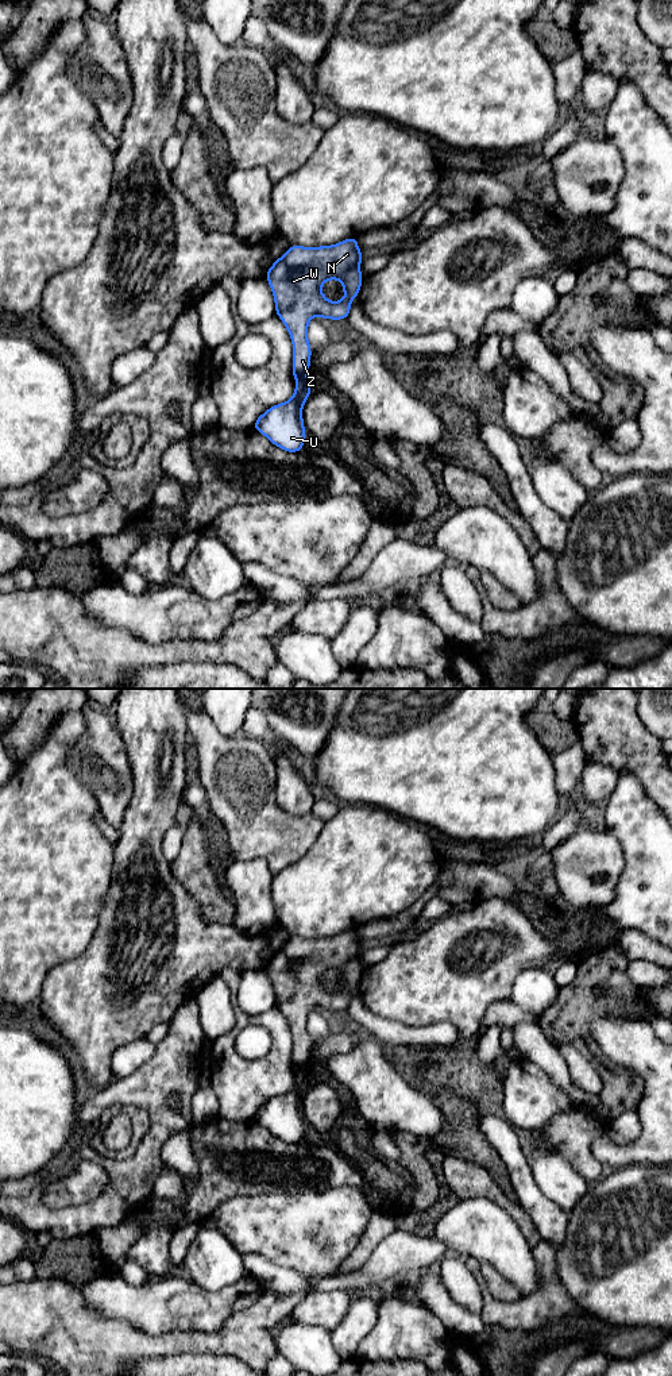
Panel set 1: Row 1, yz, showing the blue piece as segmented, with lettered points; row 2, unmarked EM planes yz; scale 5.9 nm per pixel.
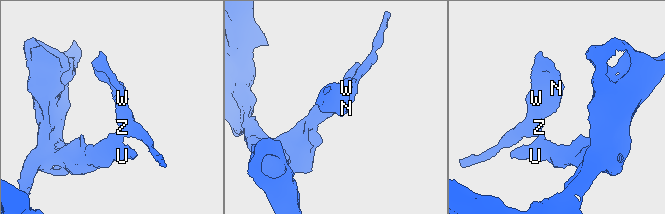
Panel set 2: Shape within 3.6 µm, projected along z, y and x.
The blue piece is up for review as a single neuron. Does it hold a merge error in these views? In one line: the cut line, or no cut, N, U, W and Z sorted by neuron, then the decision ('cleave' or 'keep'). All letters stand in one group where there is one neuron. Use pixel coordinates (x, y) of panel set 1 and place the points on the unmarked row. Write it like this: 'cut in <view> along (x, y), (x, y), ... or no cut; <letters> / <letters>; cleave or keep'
cut in yz along (305, 1066), (296, 1070); N W Z / U; cleave

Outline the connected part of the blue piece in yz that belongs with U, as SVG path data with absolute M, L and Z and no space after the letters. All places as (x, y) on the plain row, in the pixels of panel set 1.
M306 1067L297 1069L293 1088L269 1099L256 1110L252 1119L274 1137L287 1144L300 1144L305 1136L302 1098L312 1084L310 1075Z

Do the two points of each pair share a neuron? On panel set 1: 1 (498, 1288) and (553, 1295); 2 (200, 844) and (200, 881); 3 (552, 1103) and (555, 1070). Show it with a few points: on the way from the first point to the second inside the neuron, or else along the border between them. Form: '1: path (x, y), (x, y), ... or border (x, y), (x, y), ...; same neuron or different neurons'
1: border (489, 1288), (498, 1299), (516, 1302), (521, 1297); different neurons
2: path (200, 854), (200, 871); same neuron
3: border (529, 1062), (533, 1062), (575, 1105); different neurons

